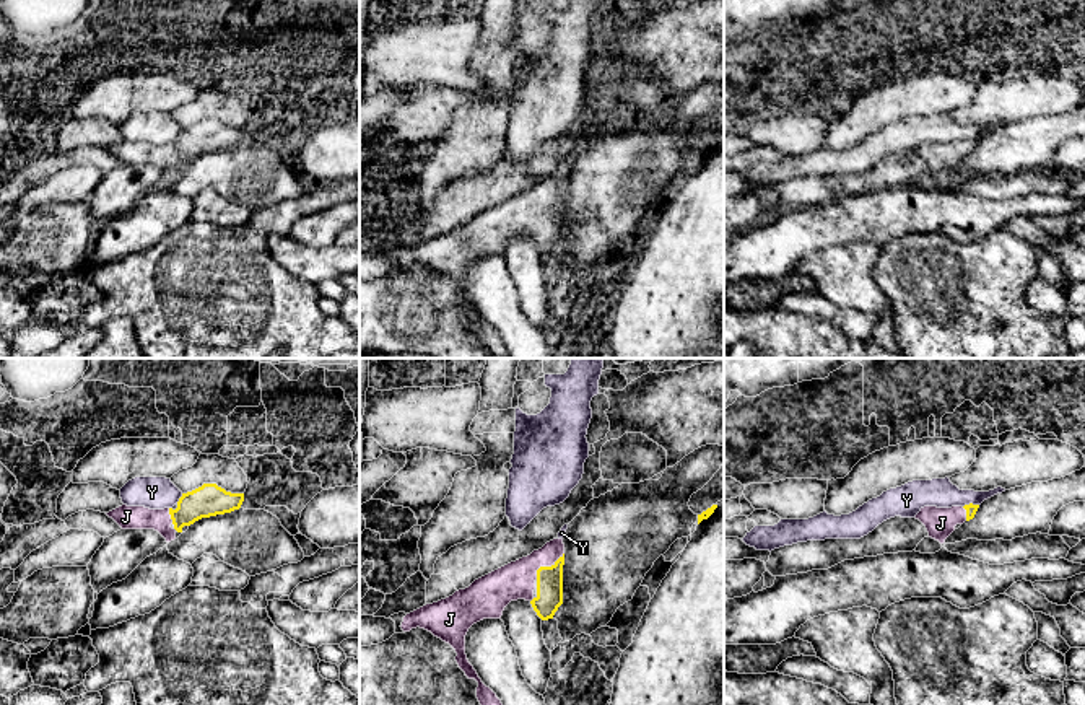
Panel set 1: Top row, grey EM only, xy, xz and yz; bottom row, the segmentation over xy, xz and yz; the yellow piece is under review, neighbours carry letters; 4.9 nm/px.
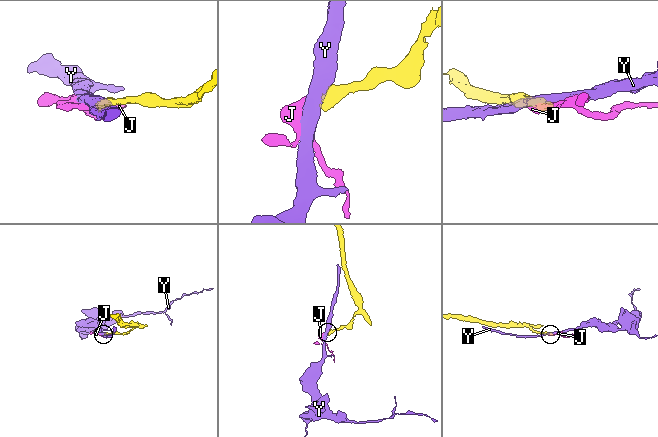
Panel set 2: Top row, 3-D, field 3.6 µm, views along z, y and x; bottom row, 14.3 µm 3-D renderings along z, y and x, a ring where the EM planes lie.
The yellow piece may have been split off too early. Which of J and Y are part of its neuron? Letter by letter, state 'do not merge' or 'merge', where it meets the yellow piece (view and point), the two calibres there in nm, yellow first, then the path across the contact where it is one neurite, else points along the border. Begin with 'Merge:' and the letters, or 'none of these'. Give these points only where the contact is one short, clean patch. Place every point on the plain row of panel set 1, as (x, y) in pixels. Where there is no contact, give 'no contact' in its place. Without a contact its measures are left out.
Merge: J
J: merge; contact xz (545, 202); calibres 130 and 190 nm; way xz (549, 233), (545, 202), (531, 202), (516, 215)
Y: do not merge; contact yz (970, 139); calibres 50 and 140 nm; border yz (978, 139), (967, 139), (963, 142)

